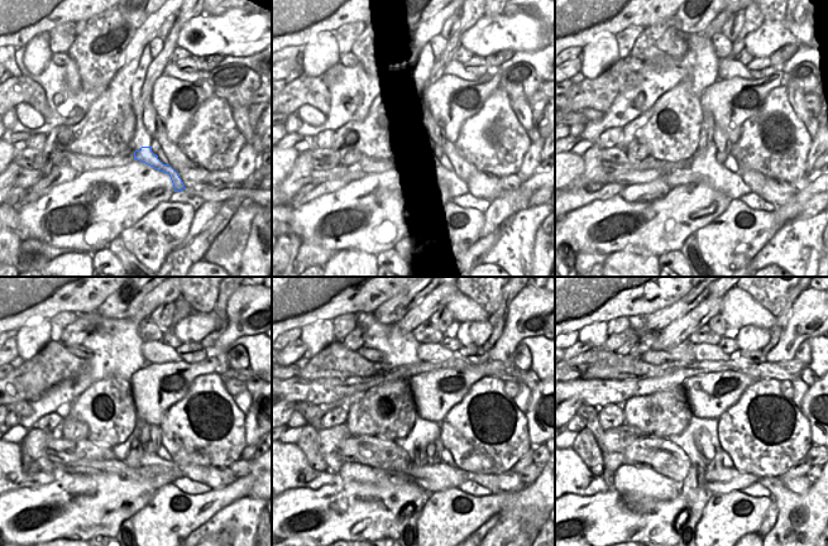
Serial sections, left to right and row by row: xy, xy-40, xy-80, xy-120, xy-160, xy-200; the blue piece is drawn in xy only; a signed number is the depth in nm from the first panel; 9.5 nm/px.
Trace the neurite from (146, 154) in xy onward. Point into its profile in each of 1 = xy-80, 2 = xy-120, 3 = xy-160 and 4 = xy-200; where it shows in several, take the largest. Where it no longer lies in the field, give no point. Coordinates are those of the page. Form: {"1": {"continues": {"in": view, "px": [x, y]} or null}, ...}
{"1": {"continues": {"in": "xy-80", "px": [704, 168]}}, "2": {"continues": {"in": "xy-120", "px": [139, 464]}}, "3": {"continues": {"in": "xy-160", "px": [432, 478]}}, "4": {"continues": {"in": "xy-200", "px": [728, 479]}}}

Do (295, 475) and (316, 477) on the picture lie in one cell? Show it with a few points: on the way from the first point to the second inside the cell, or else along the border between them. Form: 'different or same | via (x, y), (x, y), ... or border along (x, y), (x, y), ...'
same | via (300, 472), (311, 477)

